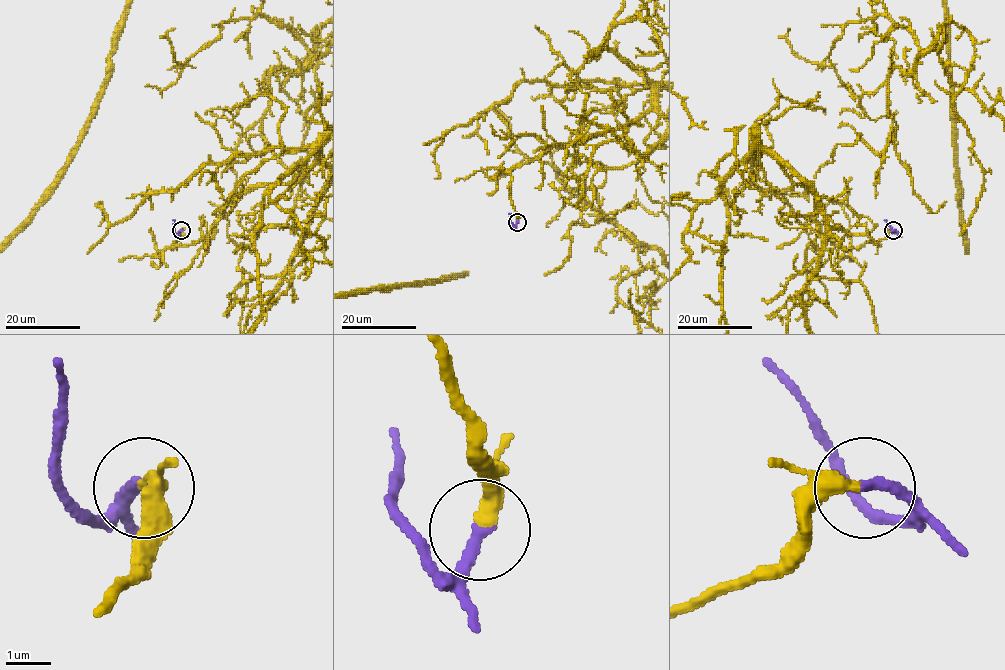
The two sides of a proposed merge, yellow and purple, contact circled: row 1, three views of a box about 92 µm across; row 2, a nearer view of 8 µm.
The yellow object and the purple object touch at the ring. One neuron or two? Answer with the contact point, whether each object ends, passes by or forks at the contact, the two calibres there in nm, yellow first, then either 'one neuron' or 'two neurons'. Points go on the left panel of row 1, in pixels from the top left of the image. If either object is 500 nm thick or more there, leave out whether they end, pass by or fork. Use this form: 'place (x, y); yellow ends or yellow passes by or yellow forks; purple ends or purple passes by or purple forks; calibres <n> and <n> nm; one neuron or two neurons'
place (181, 230); yellow passes by; purple ends; calibres 260 and 280 nm; one neuron

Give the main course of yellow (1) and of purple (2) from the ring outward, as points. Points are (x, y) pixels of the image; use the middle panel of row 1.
1: (517, 221), (510, 192), (516, 166), (553, 145), (576, 144), (627, 126), (662, 89)
2: (517, 222), (514, 226), (509, 214)

